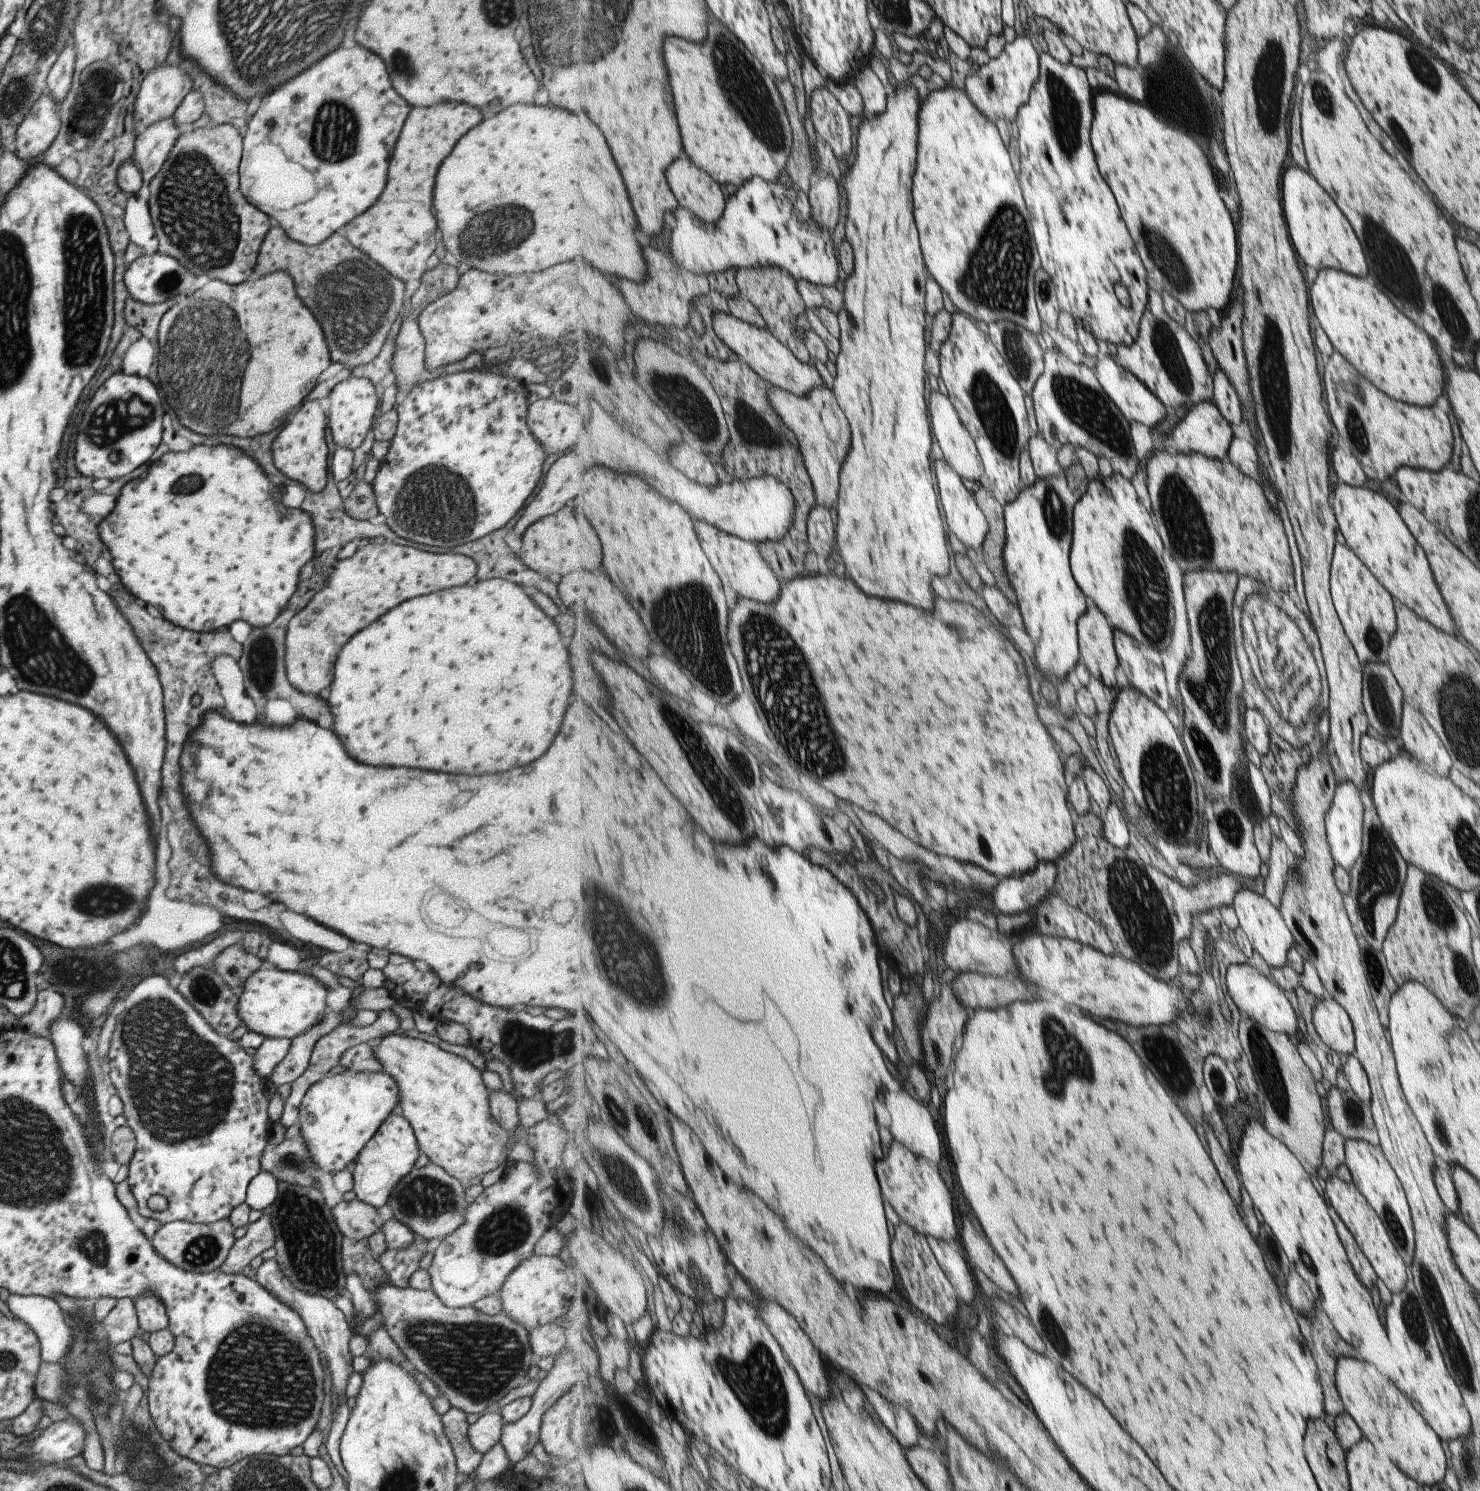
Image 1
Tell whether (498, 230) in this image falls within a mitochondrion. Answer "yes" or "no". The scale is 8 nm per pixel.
yes

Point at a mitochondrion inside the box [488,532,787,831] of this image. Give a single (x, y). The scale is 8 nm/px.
(686, 618)

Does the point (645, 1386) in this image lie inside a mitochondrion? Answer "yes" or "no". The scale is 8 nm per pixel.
no

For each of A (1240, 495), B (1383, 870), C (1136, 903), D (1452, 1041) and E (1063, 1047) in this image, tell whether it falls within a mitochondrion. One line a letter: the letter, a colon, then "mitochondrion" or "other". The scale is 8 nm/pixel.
A: other
B: mitochondrion
C: mitochondrion
D: other
E: mitochondrion

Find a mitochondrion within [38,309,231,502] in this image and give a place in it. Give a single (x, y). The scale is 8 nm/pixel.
(105, 426)

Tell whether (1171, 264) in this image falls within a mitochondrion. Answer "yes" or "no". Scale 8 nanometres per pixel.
yes

